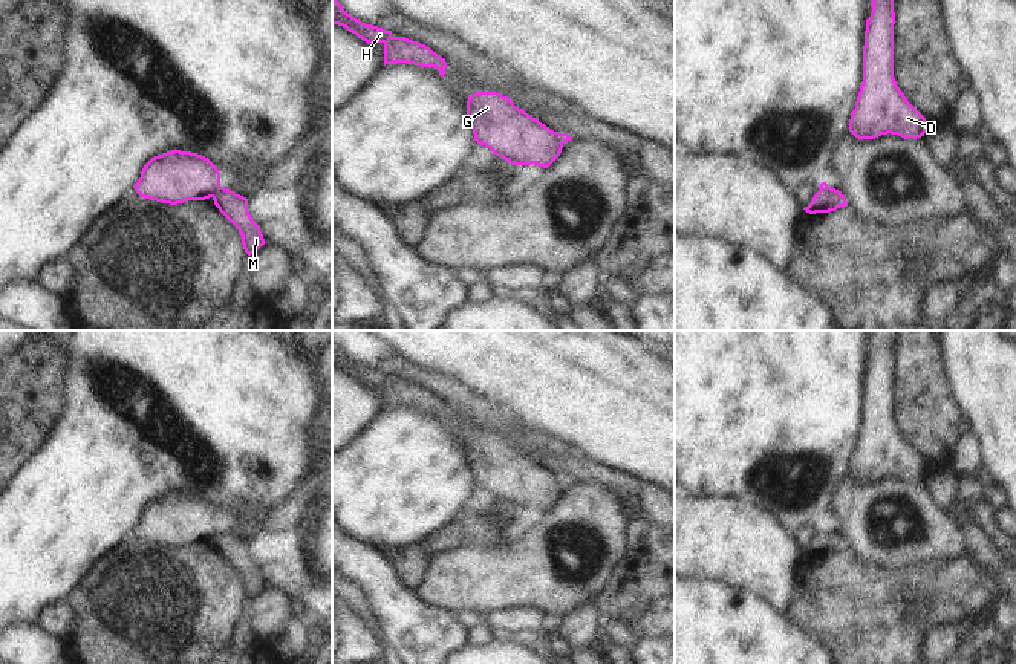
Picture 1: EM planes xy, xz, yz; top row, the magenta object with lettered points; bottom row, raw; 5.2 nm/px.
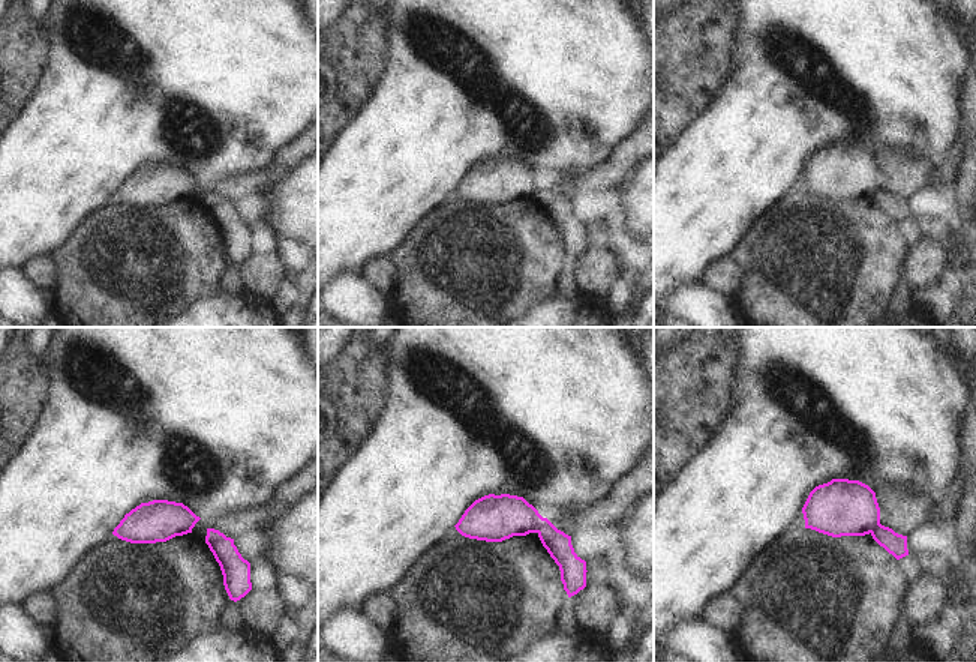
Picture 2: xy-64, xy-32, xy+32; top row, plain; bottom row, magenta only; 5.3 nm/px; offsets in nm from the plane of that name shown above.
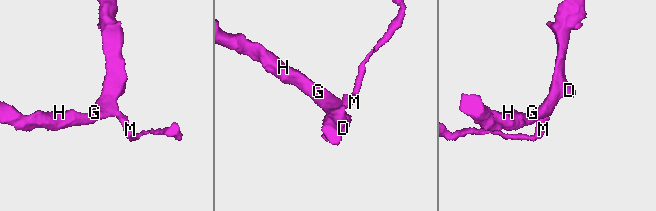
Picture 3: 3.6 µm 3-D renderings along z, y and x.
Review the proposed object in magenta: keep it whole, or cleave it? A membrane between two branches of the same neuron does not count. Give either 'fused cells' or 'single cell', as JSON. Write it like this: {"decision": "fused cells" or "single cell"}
{"decision": "fused cells"}

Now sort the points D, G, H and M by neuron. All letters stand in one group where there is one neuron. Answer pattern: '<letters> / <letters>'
D G H / M

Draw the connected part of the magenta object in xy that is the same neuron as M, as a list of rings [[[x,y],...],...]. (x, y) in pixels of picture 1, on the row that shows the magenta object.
[[[220,187],[211,197],[219,211],[239,229],[243,249],[248,256],[254,254],[266,243],[260,225],[252,220],[248,211],[246,197],[225,187]]]

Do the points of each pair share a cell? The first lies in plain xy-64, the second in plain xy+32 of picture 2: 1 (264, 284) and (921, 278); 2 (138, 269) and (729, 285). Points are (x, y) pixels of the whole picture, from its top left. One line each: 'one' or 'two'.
1: one
2: two

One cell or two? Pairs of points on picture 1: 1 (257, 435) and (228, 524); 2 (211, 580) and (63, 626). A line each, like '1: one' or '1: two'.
1: two
2: two

